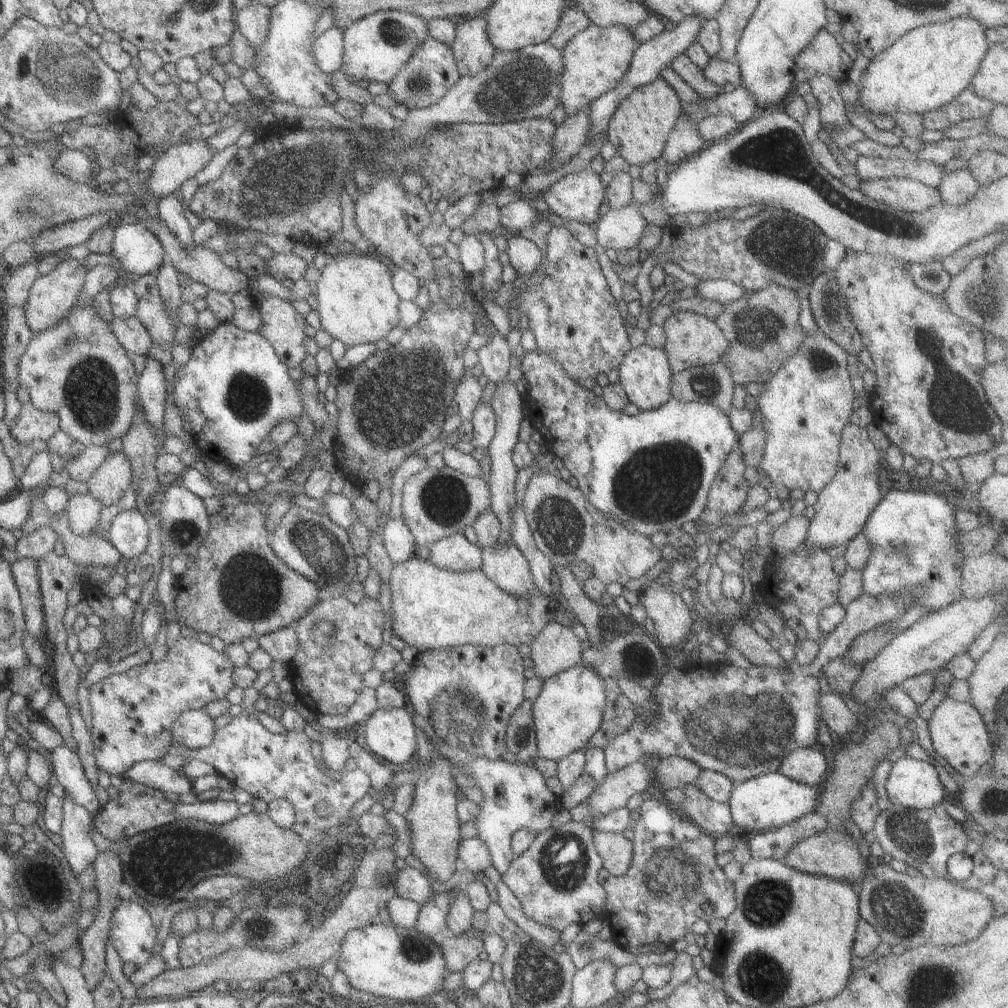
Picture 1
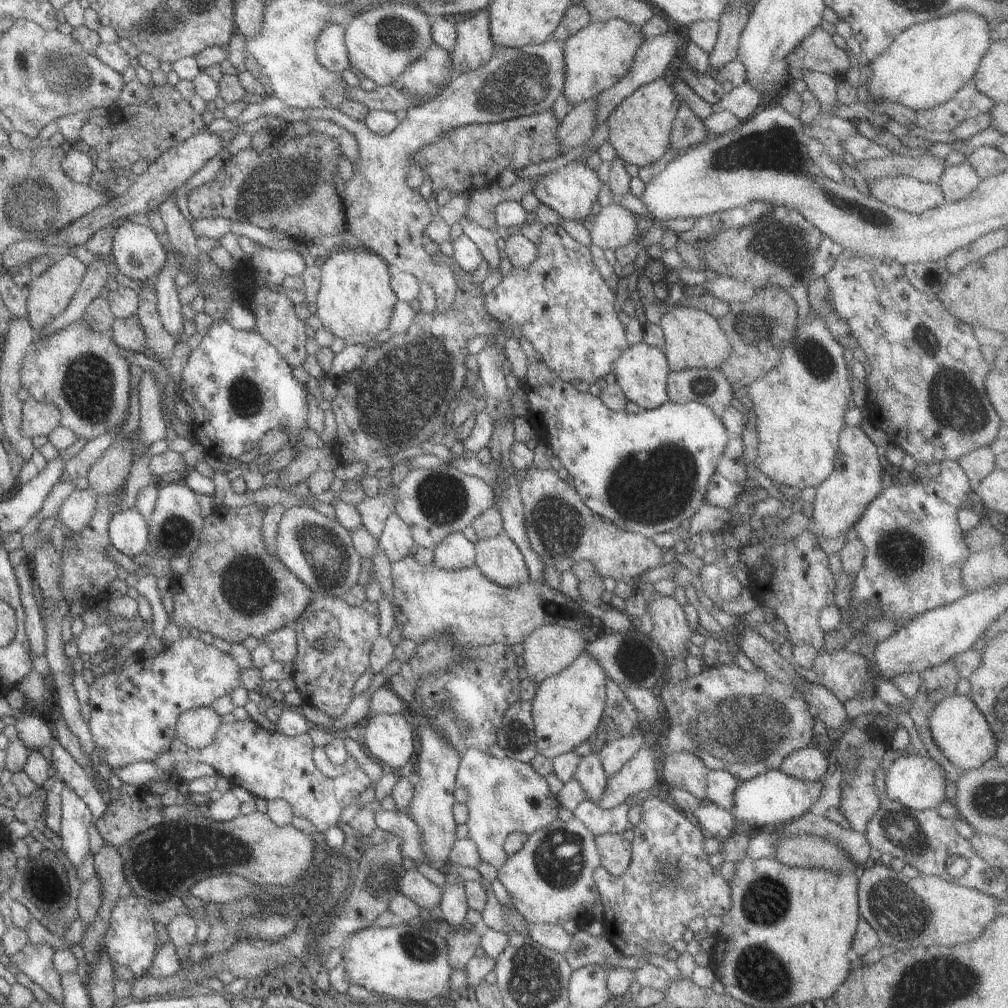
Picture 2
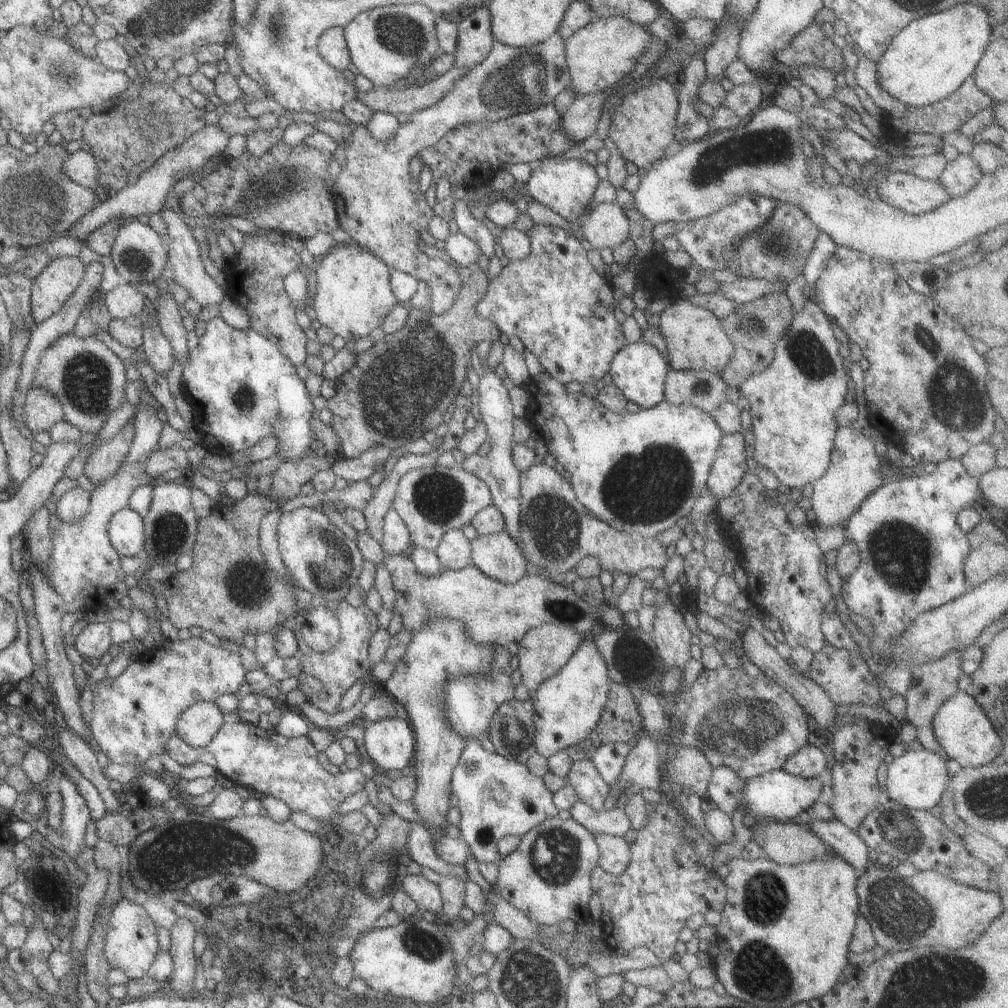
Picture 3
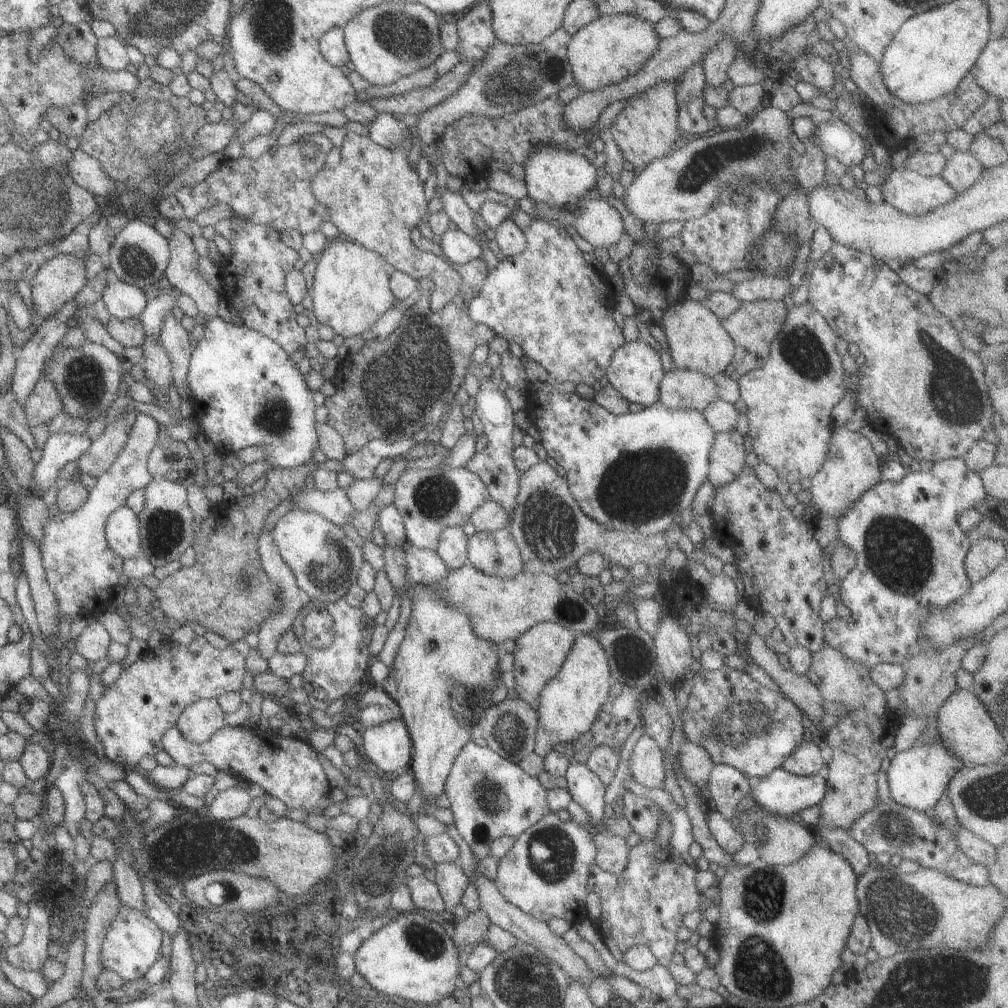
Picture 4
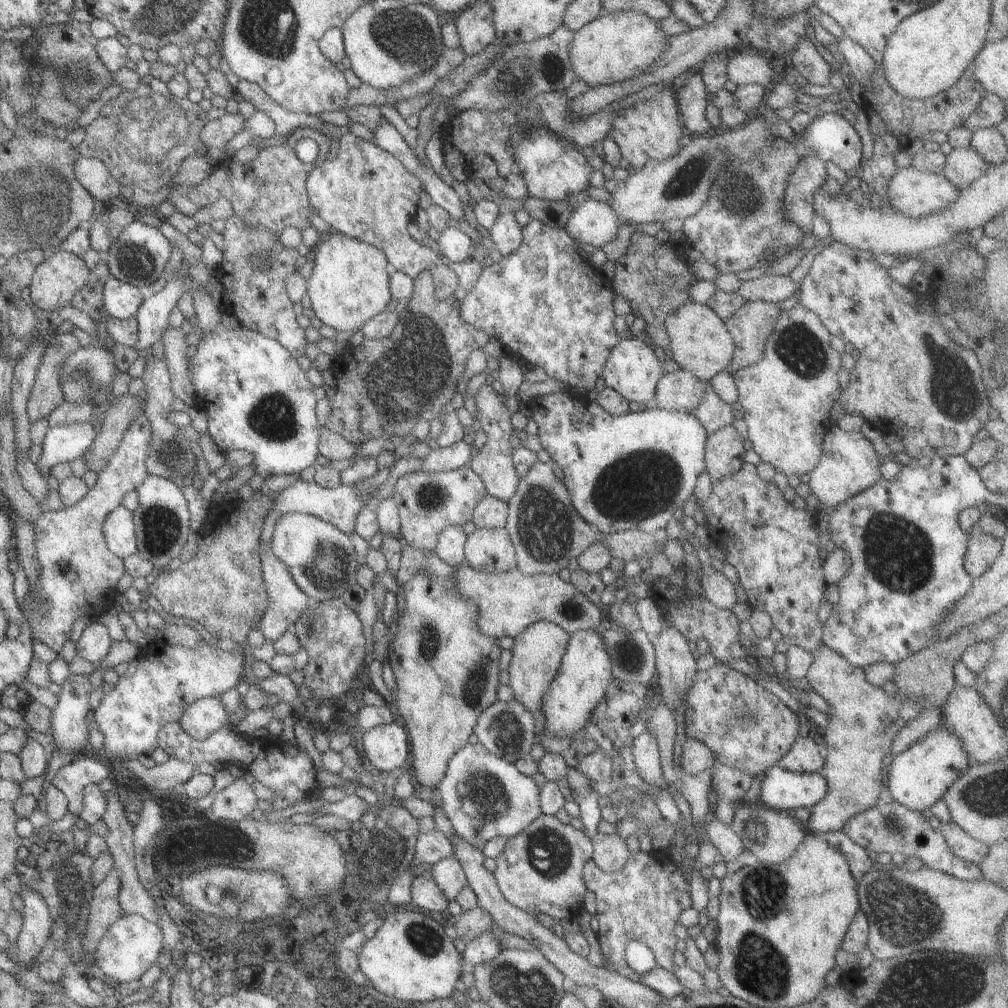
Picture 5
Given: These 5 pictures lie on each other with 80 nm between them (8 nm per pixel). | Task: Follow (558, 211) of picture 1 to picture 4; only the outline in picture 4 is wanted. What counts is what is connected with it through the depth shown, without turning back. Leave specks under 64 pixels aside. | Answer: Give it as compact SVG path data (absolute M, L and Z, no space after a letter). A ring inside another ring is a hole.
M549 144L545 147L540 145L527 155L522 165L526 196L552 207L560 209L571 207L574 212L585 192L589 192L589 189L597 185L596 168L582 156L580 151L567 151Z

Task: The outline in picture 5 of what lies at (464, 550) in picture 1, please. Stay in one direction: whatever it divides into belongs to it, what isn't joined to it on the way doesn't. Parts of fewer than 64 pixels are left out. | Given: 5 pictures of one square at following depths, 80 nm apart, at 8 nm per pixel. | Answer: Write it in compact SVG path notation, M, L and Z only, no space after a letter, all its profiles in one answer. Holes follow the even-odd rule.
M447 525L437 534L436 545L431 551L439 560L457 567L464 564L463 547L466 535L461 525Z

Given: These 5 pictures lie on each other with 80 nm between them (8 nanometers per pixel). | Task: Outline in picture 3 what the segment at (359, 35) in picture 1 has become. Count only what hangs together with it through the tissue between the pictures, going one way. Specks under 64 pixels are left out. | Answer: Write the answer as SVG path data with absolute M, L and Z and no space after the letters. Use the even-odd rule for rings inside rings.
M419 3L371 7L352 18L343 29L344 41L359 74L373 87L388 87L405 78L415 65L427 64L439 53L434 35L435 18Z

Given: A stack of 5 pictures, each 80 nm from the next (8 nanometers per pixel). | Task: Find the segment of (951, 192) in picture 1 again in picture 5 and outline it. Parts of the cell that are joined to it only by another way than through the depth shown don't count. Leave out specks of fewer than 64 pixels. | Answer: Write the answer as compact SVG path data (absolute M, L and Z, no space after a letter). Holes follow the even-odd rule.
M968 146L951 149L944 163L945 166L941 169L940 174L958 191L979 178L981 173L990 166L989 162Z

